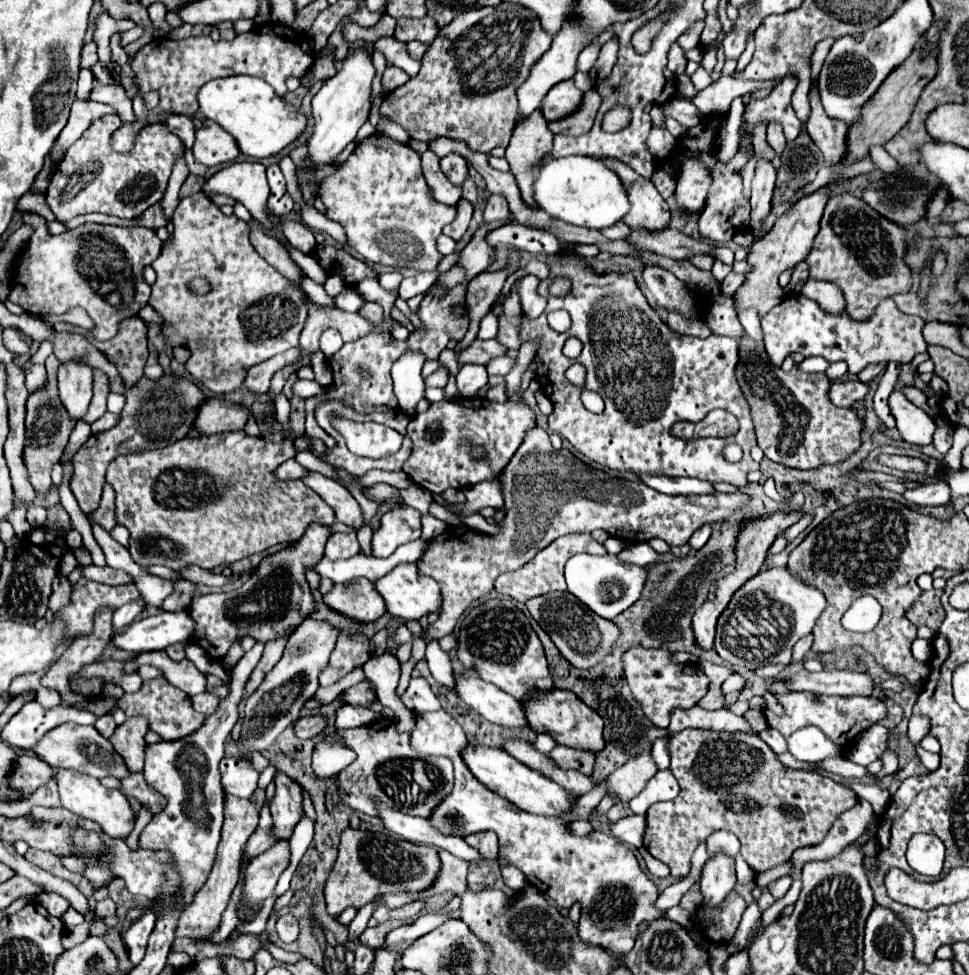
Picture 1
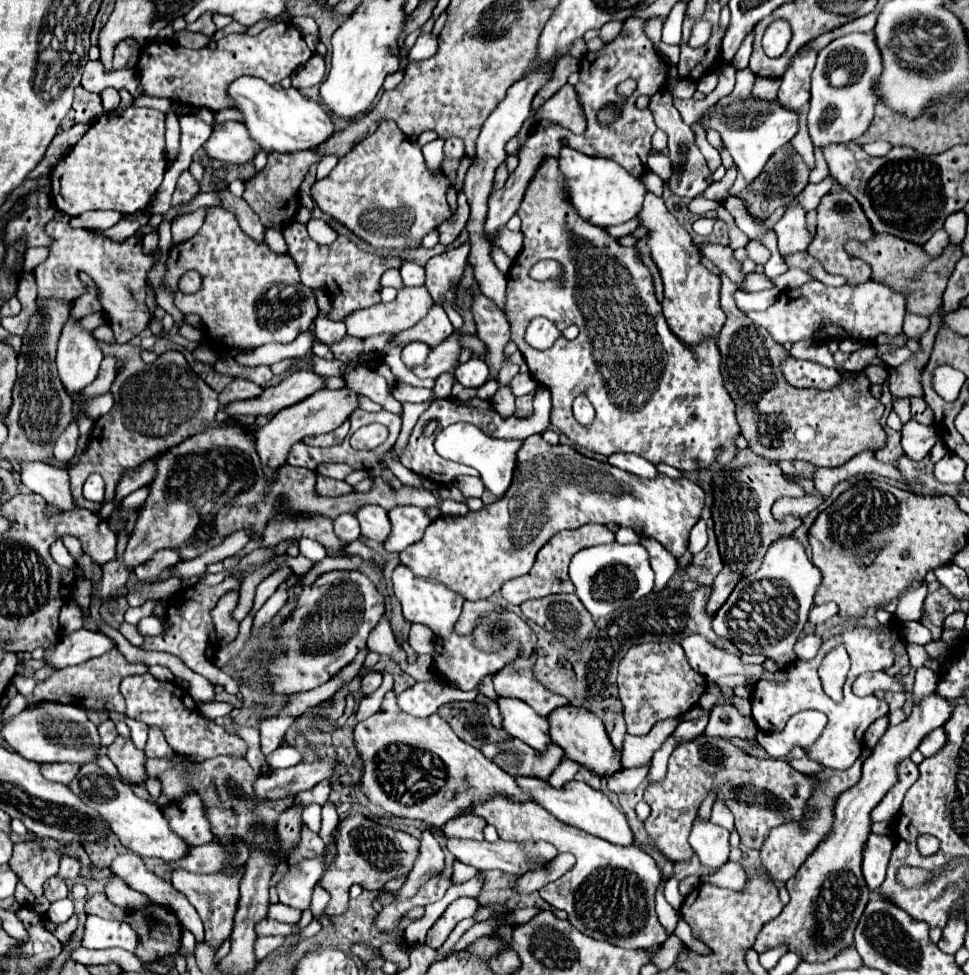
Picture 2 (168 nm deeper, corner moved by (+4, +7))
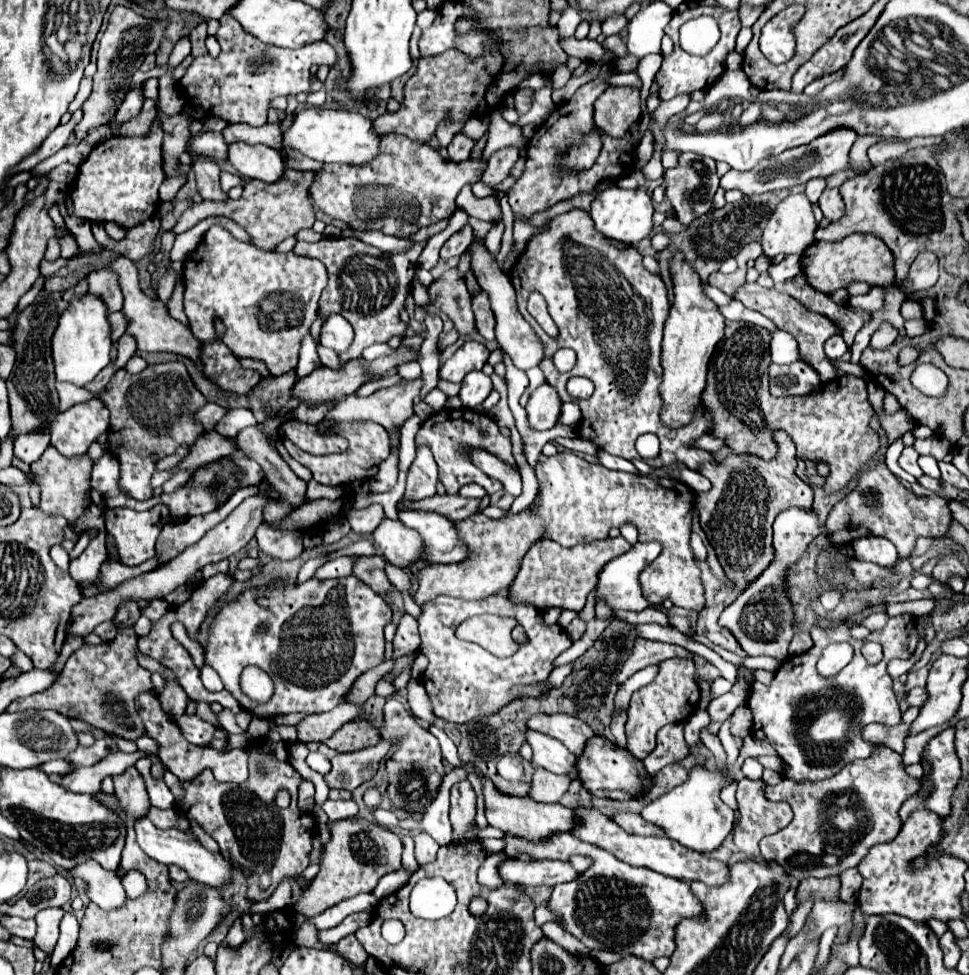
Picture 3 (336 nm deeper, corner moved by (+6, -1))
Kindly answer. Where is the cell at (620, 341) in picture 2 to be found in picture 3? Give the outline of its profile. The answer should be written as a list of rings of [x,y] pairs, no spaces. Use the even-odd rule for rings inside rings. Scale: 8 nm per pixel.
[[[572,209],[556,215],[550,221],[550,229],[528,243],[524,255],[512,265],[510,281],[516,289],[518,311],[544,343],[546,359],[540,363],[540,369],[546,381],[556,387],[562,401],[574,401],[582,409],[580,437],[594,441],[602,451],[632,461],[640,457],[636,439],[644,433],[656,433],[660,439],[660,455],[648,459],[648,465],[654,469],[680,461],[696,471],[702,463],[712,461],[708,451],[688,447],[690,441],[710,433],[710,415],[706,409],[700,409],[688,427],[676,431],[664,427],[660,421],[660,345],[670,301],[664,281],[644,269],[638,249],[618,251],[594,229],[594,221],[586,211]],[[532,291],[538,291],[546,299],[548,313],[560,329],[558,339],[548,337],[526,311],[526,301]],[[562,347],[576,351],[576,365],[568,373],[560,373],[552,363],[552,355]],[[574,375],[586,377],[596,385],[590,399],[574,399],[568,395],[566,381]]]

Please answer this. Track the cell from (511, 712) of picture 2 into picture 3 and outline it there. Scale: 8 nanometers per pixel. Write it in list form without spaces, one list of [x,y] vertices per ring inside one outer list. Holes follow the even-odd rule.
[[[532,729],[526,731],[526,737],[530,747],[534,749],[536,767],[544,767],[558,775],[568,775],[570,779],[580,779],[576,769],[576,757],[560,741],[554,741],[552,737],[546,737]]]

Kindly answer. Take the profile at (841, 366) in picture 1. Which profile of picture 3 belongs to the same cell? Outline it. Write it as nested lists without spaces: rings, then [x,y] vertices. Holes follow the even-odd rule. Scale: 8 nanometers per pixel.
[[[882,323],[880,329],[872,335],[870,345],[876,347],[876,349],[884,349],[884,347],[892,345],[896,341],[896,337],[898,337],[898,329],[894,325],[890,325],[890,323]]]

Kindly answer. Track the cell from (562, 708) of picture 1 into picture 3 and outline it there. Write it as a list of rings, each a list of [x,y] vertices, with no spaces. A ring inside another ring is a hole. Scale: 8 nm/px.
[[[592,737],[586,745],[584,755],[576,763],[582,785],[596,797],[616,799],[616,801],[628,801],[634,797],[640,797],[644,789],[650,785],[650,775],[644,771],[642,763],[630,755],[628,749],[622,749],[618,745],[610,745],[604,737]]]

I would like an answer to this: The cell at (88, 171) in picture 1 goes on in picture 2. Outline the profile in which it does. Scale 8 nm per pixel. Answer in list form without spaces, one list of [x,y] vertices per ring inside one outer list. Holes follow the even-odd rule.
[[[130,107],[122,113],[104,113],[52,169],[52,199],[58,211],[70,217],[90,209],[114,209],[130,215],[146,209],[162,183],[166,165],[162,111]]]

